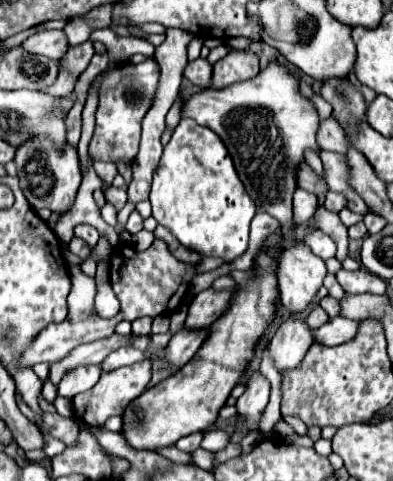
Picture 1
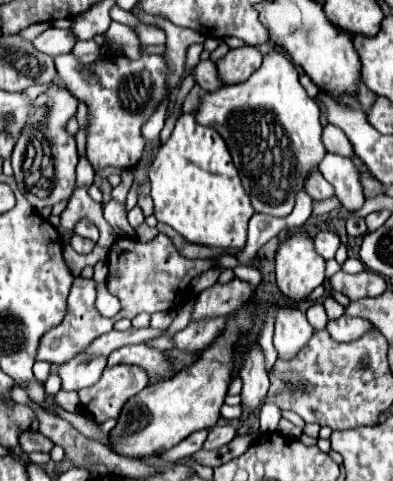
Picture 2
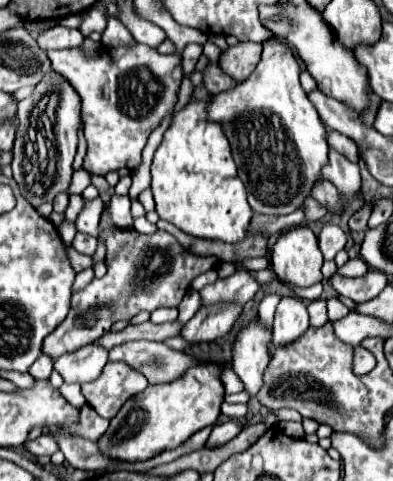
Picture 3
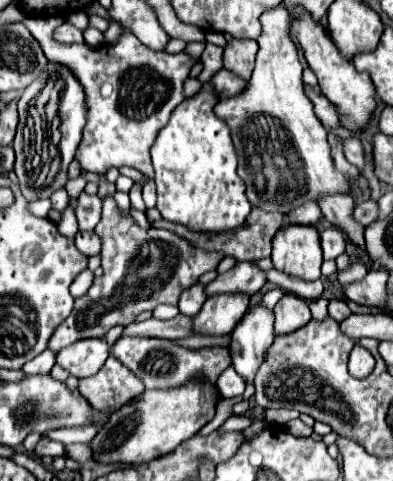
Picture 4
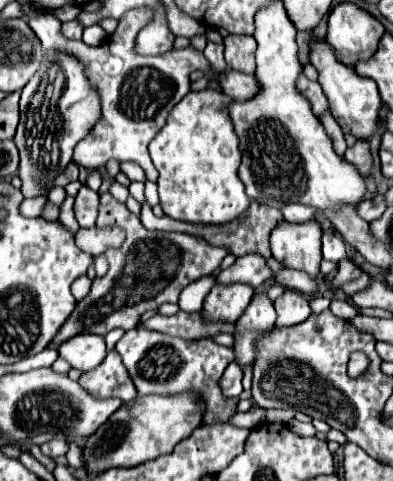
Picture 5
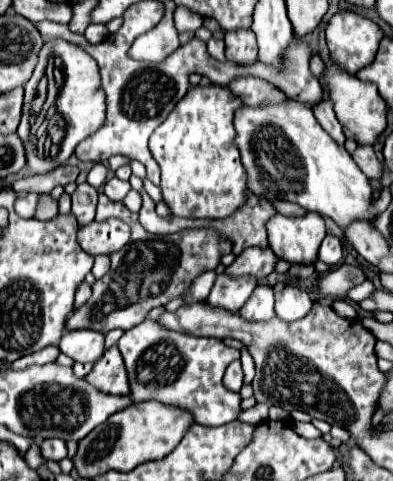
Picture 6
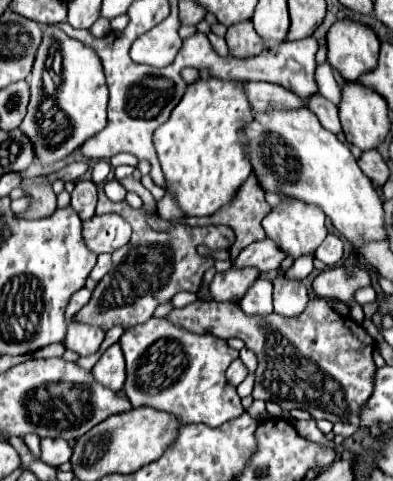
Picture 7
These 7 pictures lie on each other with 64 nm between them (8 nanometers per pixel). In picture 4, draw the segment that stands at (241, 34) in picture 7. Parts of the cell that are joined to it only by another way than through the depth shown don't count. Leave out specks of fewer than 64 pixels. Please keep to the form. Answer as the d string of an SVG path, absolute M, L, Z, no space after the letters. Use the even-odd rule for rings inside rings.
M232 38L224 48L224 68L248 80L254 70L254 58L258 52L256 40Z

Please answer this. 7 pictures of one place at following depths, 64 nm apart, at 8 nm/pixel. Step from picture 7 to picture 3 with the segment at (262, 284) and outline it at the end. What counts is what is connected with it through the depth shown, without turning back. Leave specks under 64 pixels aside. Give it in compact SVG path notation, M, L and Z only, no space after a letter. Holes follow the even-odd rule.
M260 318L248 322L232 342L232 370L244 382L250 396L256 396L262 386L262 374L270 362L270 344L272 332Z

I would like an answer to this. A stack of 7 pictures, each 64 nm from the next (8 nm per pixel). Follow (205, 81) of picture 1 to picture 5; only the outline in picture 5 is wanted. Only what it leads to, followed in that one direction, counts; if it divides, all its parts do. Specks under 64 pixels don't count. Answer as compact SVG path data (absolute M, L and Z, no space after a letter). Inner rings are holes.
M226 72L220 78L220 88L224 94L228 94L232 100L250 100L260 92L260 82L254 74L244 72Z

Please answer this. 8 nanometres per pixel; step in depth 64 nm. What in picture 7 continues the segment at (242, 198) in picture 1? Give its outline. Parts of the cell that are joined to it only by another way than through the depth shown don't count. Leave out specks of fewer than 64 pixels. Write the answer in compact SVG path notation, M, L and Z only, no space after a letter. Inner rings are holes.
M198 78L186 86L170 118L156 128L154 146L168 180L168 190L188 216L210 216L228 204L250 176L252 166L244 152L244 126L254 120L244 82Z

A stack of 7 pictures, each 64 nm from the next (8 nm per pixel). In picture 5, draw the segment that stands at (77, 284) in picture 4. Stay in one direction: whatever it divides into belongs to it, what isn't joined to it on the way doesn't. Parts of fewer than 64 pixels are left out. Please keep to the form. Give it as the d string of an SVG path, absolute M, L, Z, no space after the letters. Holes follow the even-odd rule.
M80 276L74 284L72 284L72 294L74 294L74 298L76 300L82 300L84 296L88 296L88 292L90 292L90 278L88 276Z

